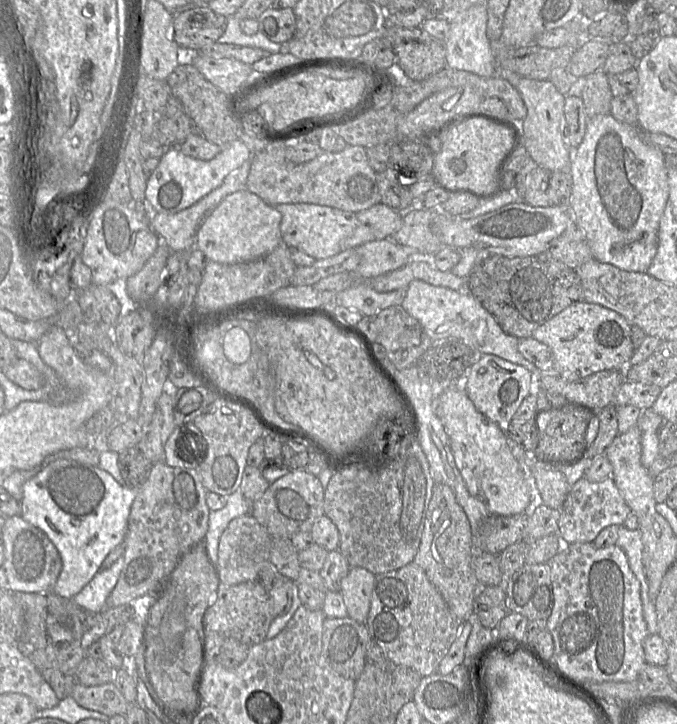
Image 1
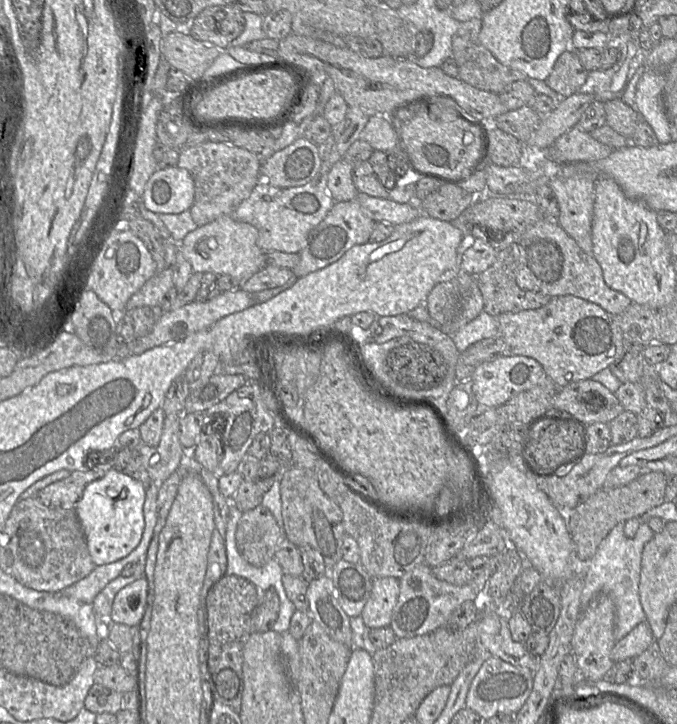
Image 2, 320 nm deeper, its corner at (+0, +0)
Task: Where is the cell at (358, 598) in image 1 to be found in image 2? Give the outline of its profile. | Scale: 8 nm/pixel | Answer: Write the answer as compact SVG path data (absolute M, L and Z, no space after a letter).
M394 577L373 578L370 597L360 615L365 625L370 629L388 627L398 595L399 579Z

